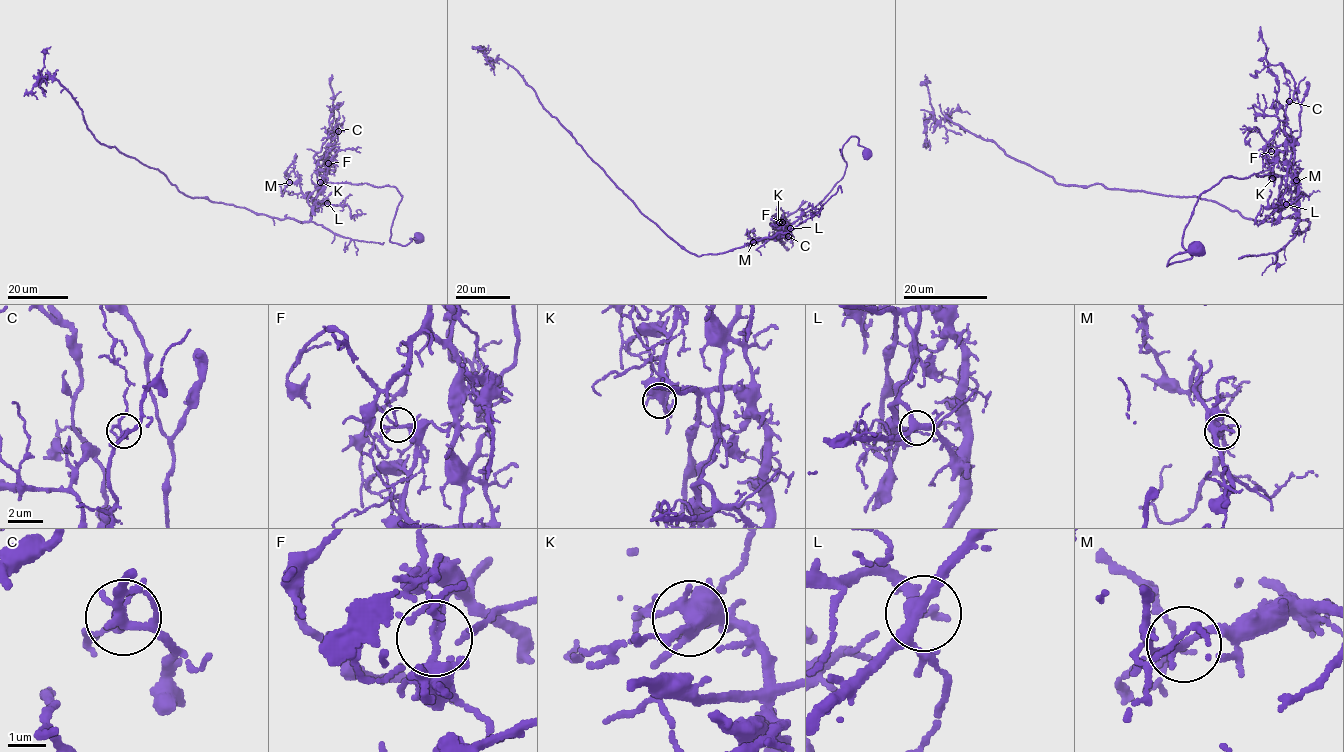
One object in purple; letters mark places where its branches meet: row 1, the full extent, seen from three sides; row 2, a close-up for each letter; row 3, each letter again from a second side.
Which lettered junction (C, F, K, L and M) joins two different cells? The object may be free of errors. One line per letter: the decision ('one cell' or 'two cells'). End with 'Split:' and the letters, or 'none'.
C: one cell
F: two cells
K: one cell
L: one cell
M: one cell
Split: F

